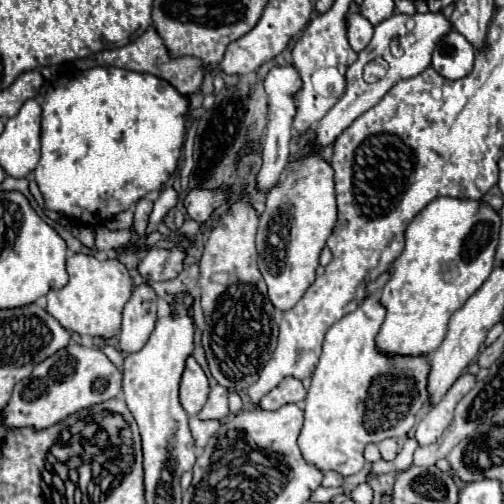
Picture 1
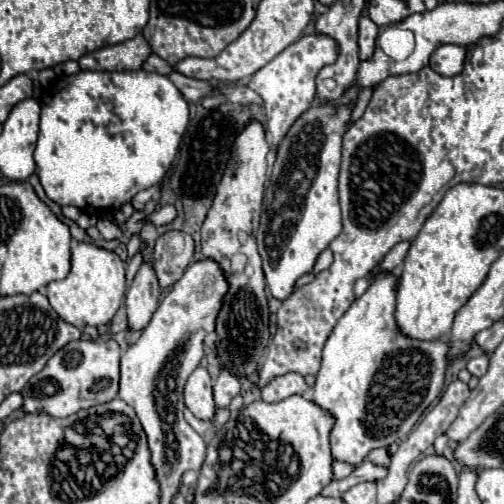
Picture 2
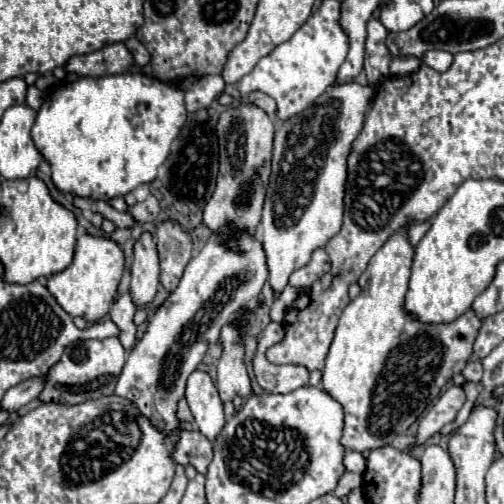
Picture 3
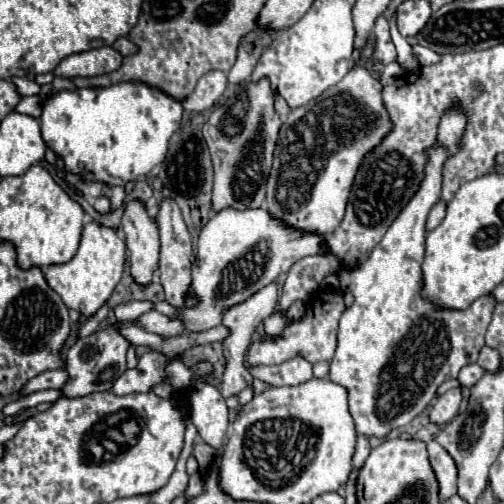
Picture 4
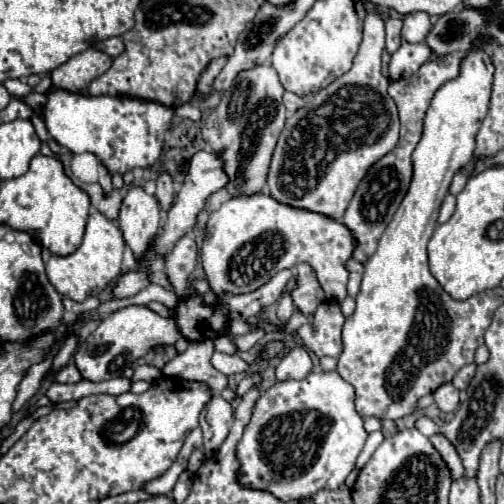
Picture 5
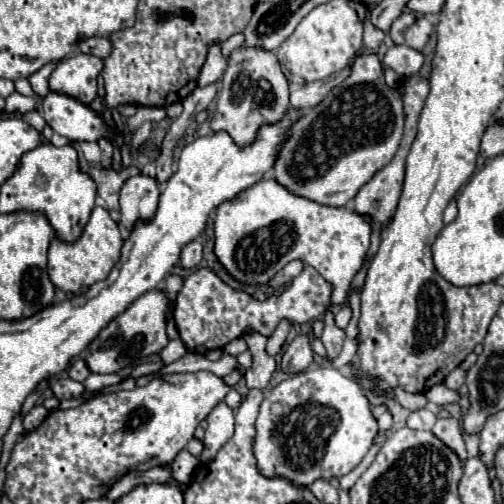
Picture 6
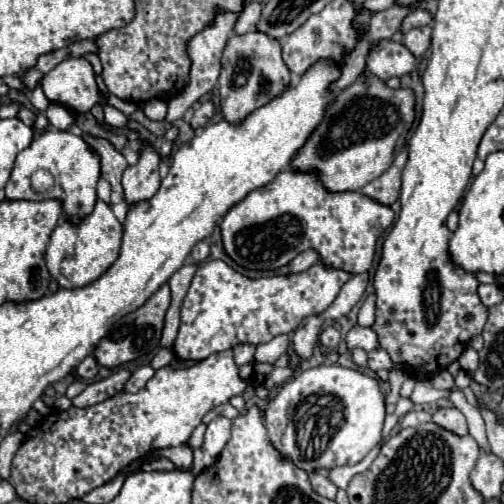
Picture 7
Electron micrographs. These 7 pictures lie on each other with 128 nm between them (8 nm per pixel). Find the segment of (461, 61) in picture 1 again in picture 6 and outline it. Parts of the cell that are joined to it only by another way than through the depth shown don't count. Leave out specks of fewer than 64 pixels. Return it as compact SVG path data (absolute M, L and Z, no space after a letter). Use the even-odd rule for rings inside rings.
M402 44L402 46L392 46L388 48L388 52L384 54L382 62L392 68L394 72L402 74L402 76L414 76L418 74L418 70L422 68L424 64L424 56L420 52L416 52L414 48Z

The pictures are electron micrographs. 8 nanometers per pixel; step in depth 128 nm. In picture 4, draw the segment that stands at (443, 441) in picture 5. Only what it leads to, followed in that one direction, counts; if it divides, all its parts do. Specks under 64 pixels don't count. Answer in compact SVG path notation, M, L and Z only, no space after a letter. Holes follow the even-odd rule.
M436 440L428 442L428 454L430 454L430 464L436 472L436 478L440 482L440 498L448 500L448 496L456 494L456 464L452 456L442 448Z

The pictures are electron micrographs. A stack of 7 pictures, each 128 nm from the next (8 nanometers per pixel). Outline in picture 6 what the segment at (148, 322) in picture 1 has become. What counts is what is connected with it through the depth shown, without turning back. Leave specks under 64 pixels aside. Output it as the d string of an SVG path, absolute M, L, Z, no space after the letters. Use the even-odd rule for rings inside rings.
M132 176L124 182L120 192L120 212L122 224L132 230L136 220L150 220L158 208L160 186L152 176Z

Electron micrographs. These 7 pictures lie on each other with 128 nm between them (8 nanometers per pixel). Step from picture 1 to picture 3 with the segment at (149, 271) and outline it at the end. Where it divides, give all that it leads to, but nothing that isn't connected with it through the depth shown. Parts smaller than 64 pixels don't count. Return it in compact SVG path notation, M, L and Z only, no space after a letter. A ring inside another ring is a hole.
M164 220L156 230L156 246L160 252L160 282L172 292L190 260L190 234L174 220Z

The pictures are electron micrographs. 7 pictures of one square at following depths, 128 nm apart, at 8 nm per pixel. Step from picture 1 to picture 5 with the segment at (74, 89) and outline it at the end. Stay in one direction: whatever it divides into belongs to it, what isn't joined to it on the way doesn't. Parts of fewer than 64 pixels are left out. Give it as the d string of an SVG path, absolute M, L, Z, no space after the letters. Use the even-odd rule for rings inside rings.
M52 90L42 116L50 136L58 144L66 146L74 154L92 152L110 172L124 174L136 166L148 168L158 160L164 132L170 126L174 110L138 98L96 98L68 90Z

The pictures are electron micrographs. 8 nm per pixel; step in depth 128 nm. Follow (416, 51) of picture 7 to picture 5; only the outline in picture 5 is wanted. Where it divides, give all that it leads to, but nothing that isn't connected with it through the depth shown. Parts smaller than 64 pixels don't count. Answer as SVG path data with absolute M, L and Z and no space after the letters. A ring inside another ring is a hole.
M414 12L414 14L408 14L404 18L402 38L406 42L424 42L430 30L432 30L430 16L426 12Z

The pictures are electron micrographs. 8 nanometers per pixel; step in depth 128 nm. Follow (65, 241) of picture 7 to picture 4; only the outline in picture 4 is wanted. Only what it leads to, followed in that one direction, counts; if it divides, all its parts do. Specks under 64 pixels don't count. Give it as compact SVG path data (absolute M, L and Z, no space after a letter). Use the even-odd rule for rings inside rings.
M88 222L82 230L82 240L76 256L66 264L46 266L44 276L50 288L64 300L68 308L78 310L84 316L92 316L110 298L116 284L120 282L124 272L124 260L126 260L124 240L120 240L112 228L100 226L98 222Z

